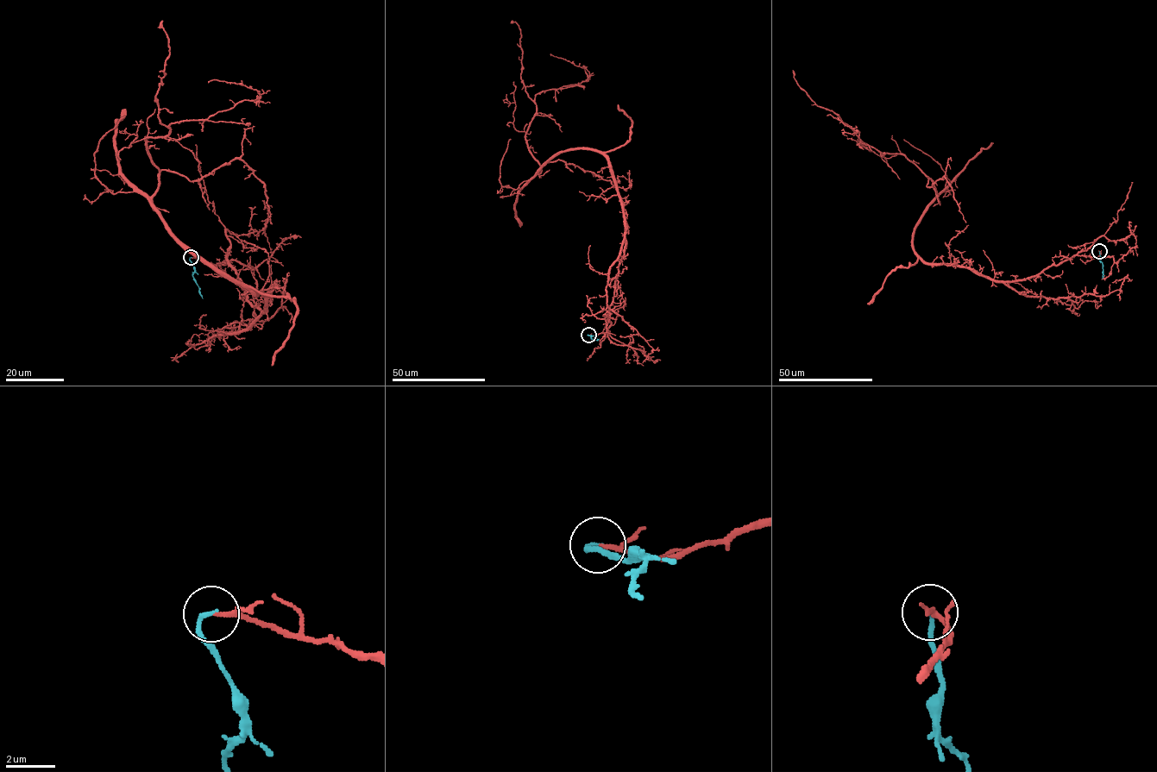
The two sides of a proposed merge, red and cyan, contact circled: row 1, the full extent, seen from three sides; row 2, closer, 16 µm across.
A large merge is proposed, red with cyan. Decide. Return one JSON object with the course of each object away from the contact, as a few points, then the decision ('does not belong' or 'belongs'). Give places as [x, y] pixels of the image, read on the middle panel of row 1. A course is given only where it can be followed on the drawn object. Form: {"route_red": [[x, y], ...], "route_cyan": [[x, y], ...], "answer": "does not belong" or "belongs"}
{"route_red": [[587, 335], [606, 331], [624, 211], [602, 154], [561, 151], [538, 173], [536, 95], [587, 79], [550, 53]], "route_cyan": [[587, 335], [591, 338], [599, 339]], "answer": "belongs"}

